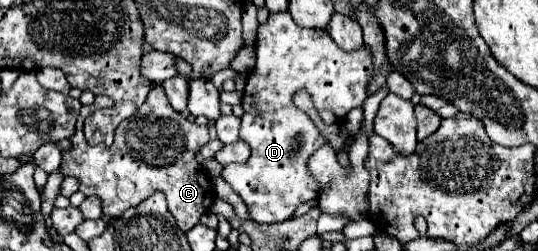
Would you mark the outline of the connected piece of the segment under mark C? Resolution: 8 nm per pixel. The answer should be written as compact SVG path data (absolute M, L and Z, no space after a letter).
M151 84L151 92L137 112L123 120L115 130L115 140L109 150L95 150L81 136L83 120L99 108L109 108L113 102L109 96L95 96L95 102L81 108L77 130L69 138L71 148L61 154L61 174L79 180L79 190L85 196L97 196L103 204L103 214L119 218L125 210L139 206L153 192L167 196L169 212L177 220L177 226L187 232L199 224L201 214L209 212L215 200L215 186L205 176L203 166L197 162L197 152L209 140L207 126L189 122L183 114L173 110L165 98L161 84Z

